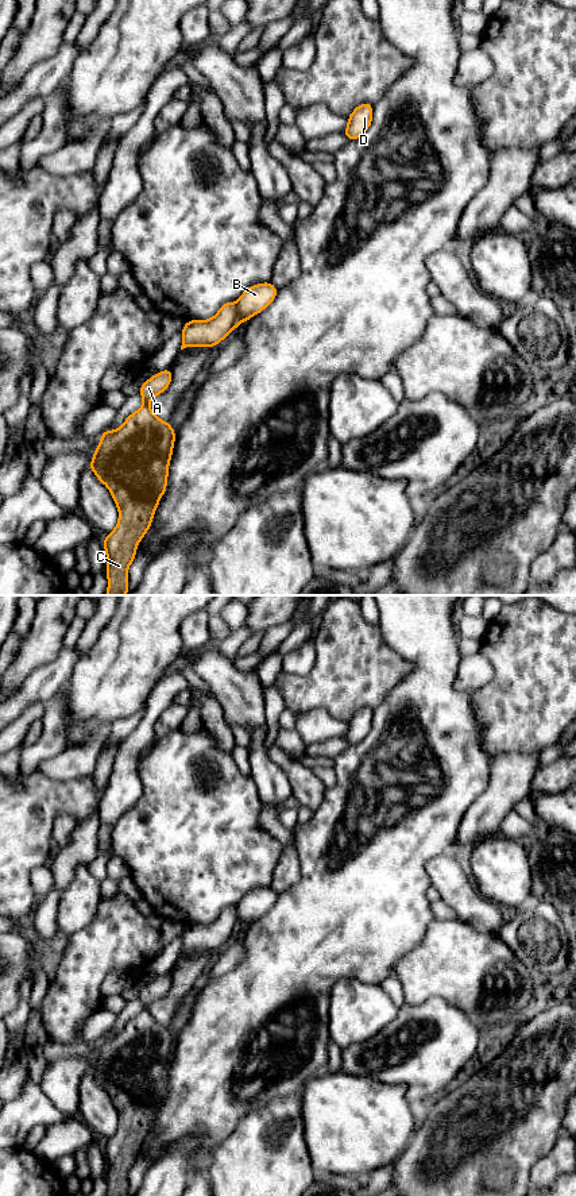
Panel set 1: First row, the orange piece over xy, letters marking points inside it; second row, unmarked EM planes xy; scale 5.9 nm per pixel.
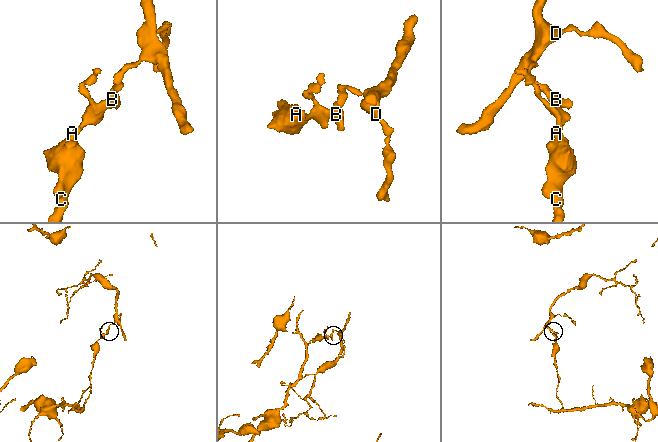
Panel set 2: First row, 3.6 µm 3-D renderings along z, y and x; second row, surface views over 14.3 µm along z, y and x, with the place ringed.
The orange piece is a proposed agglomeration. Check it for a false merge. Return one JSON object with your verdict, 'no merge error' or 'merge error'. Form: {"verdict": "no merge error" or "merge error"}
{"verdict": "merge error"}

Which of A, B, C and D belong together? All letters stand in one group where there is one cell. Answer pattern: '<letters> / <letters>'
A C / B D

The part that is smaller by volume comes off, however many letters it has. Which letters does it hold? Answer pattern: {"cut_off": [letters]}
{"cut_off": ["B", "D"]}

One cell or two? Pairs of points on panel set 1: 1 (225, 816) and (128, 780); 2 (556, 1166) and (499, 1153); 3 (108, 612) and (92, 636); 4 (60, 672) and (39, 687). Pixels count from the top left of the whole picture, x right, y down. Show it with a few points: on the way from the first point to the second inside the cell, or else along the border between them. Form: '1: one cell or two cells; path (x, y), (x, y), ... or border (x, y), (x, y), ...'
1: two cells; border (139, 762), (142, 795), (124, 811)
2: two cells; border (557, 1138), (555, 1145), (532, 1168), (530, 1181)
3: one cell; path (103, 617), (92, 631)
4: one cell; path (54, 675), (45, 682)

